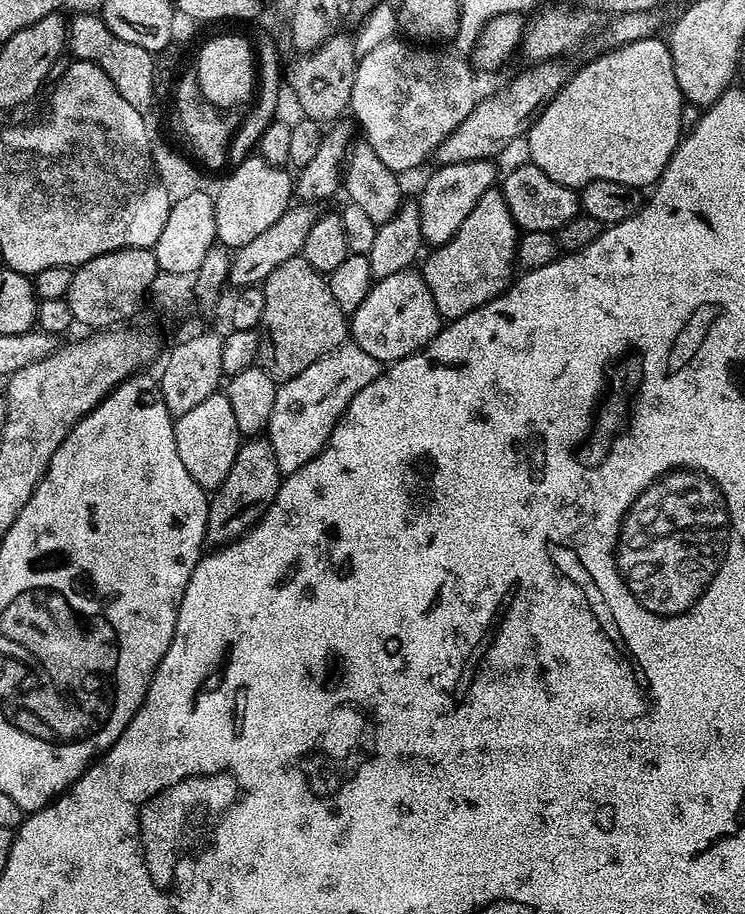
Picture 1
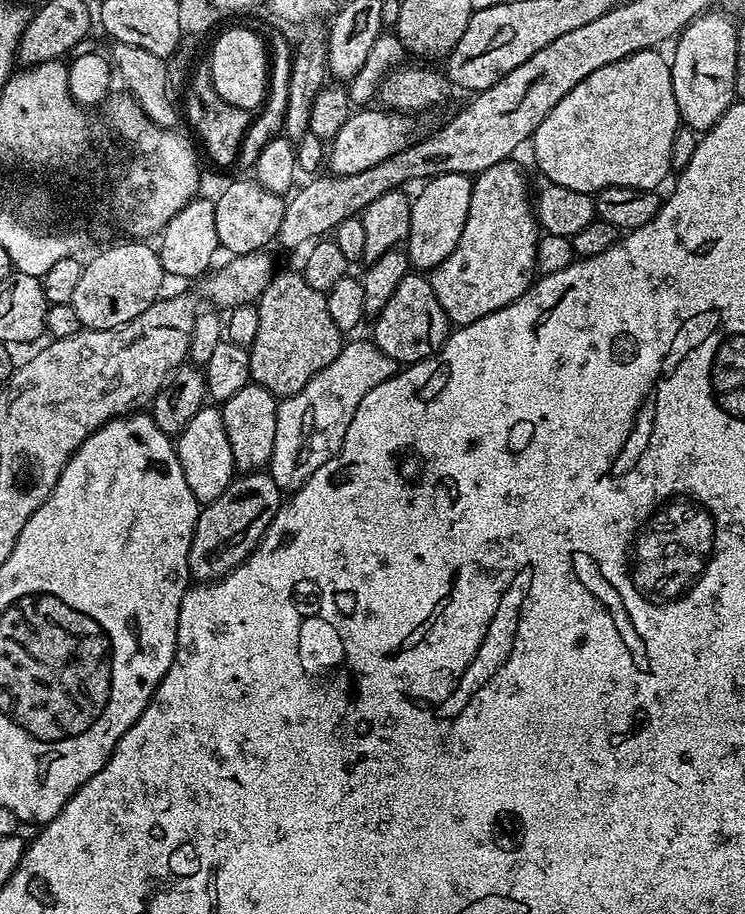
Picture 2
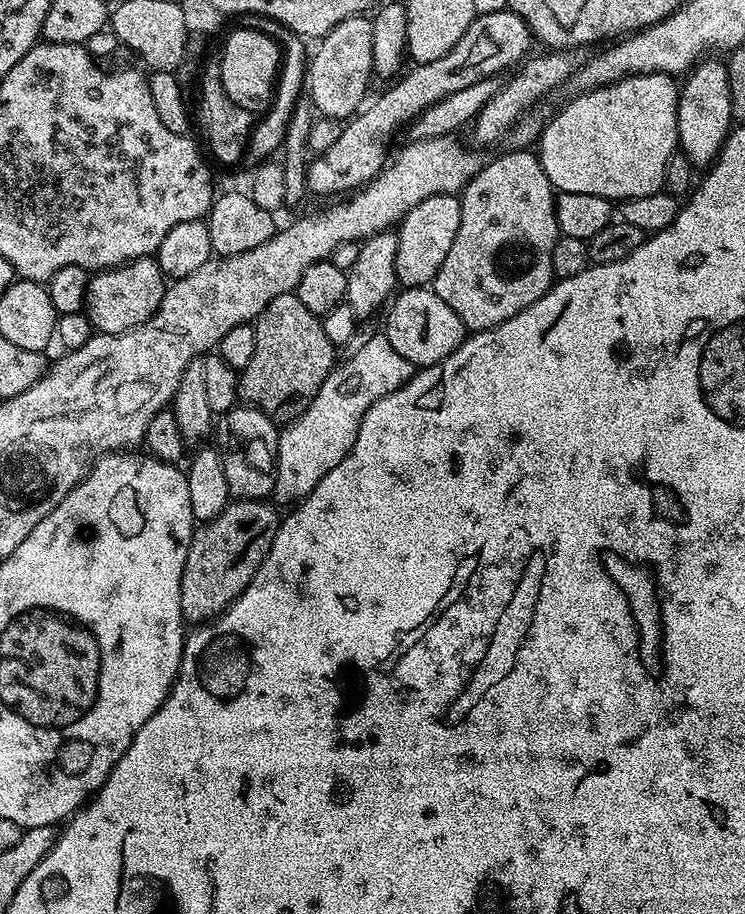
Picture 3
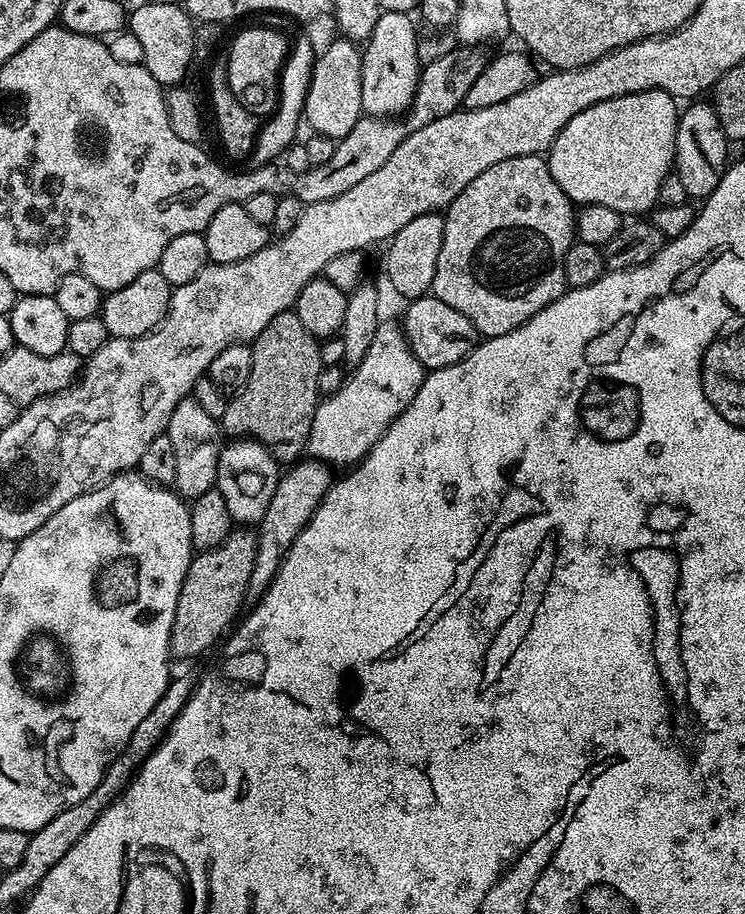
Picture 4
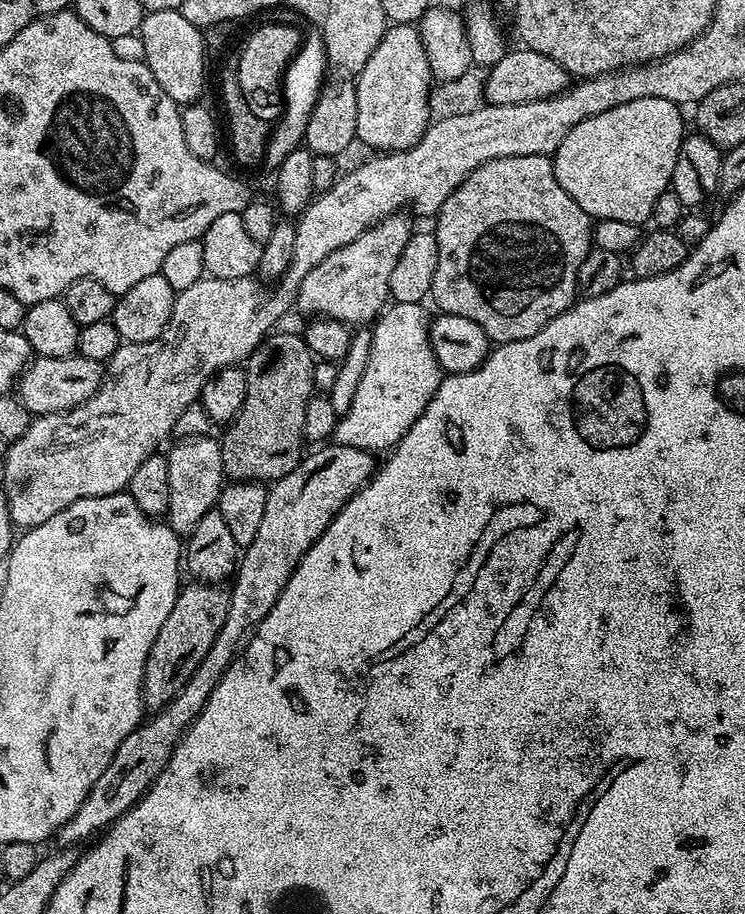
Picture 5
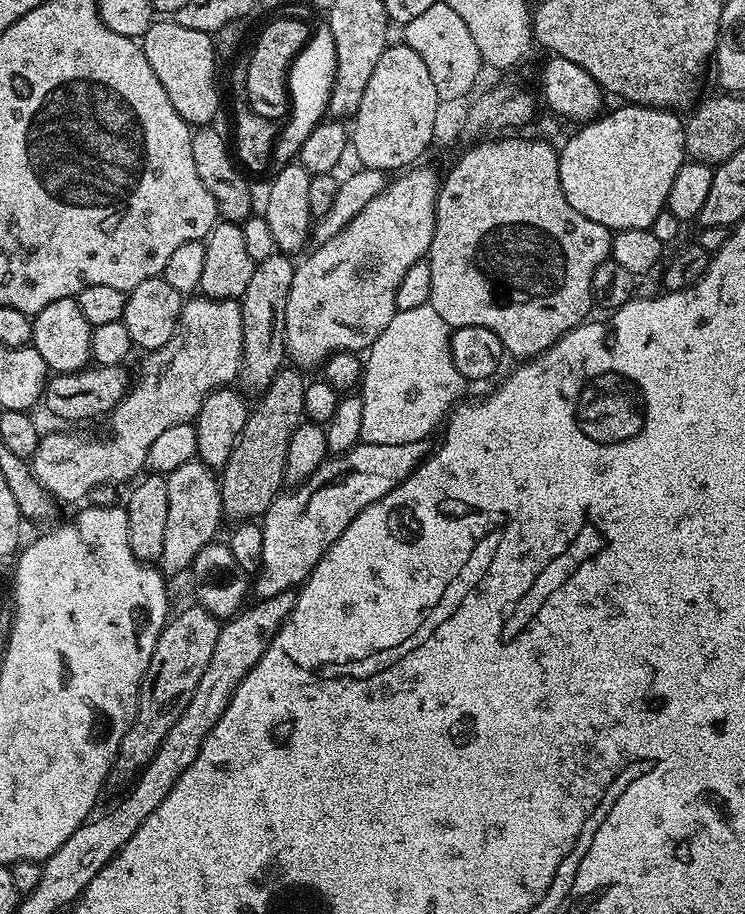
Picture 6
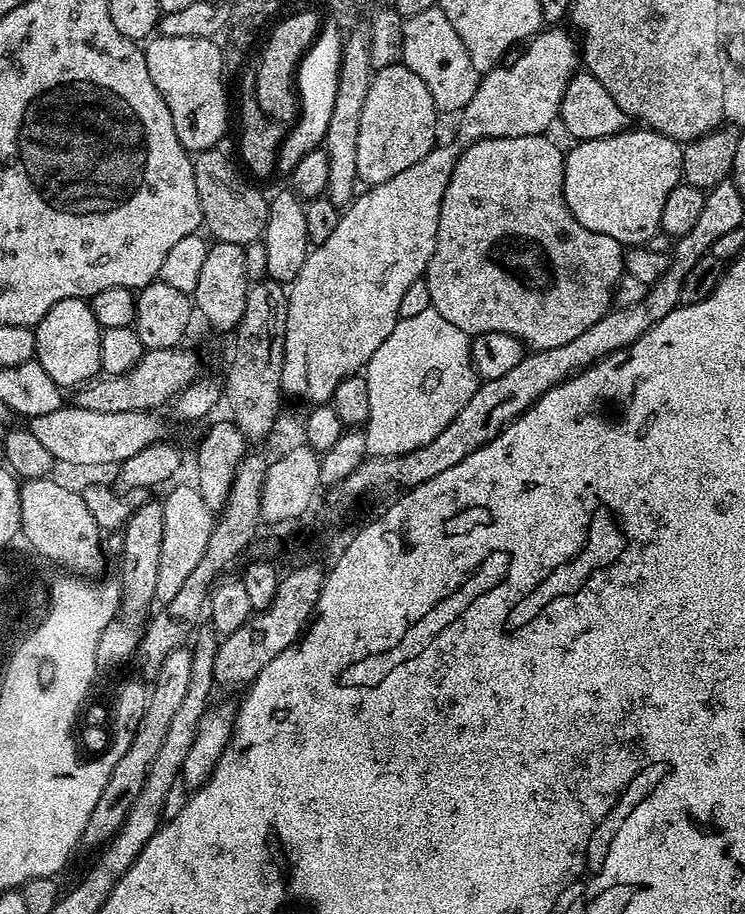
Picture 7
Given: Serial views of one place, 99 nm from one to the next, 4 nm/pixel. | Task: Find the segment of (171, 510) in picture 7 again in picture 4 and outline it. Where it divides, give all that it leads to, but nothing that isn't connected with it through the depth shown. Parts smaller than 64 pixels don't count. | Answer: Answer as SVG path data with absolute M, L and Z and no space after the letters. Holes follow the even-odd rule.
M189 398L174 406L174 414L170 414L166 435L170 438L170 442L174 442L175 491L179 492L185 501L197 500L199 496L209 492L216 483L218 458L222 447L222 429L218 421L210 414L206 414L206 410L202 410L202 406L198 406L194 398Z

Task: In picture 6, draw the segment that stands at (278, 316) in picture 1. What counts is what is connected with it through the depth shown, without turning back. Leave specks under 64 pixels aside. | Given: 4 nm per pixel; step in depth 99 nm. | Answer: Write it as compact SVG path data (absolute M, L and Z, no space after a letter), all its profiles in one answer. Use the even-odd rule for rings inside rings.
M295 366L281 367L270 382L270 386L259 393L257 400L260 401L251 405L246 426L242 426L242 434L218 476L224 515L229 521L232 519L232 522L252 522L263 517L264 511L271 506L274 498L280 495L285 487L284 471L286 470L287 447L295 428L305 419L304 389L306 380L300 376L303 376L301 369Z

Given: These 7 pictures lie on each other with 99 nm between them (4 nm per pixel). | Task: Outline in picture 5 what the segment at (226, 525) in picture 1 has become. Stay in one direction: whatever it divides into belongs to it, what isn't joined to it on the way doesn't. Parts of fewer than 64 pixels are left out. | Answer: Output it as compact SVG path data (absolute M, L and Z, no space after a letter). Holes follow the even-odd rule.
M188 582L183 585L174 602L174 610L166 614L166 622L162 622L162 630L158 630L158 638L154 638L154 646L150 646L150 654L146 658L146 670L144 671L144 707L149 713L155 714L165 708L175 698L182 686L190 682L194 670L206 658L206 650L214 646L214 638L218 630L222 630L222 622L226 622L226 610L228 609L228 592L223 587L212 582Z

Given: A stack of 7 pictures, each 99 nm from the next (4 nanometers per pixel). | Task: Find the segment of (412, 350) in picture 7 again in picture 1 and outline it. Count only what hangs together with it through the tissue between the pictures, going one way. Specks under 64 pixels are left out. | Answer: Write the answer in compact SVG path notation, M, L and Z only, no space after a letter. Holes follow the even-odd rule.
M345 342L330 354L318 358L318 362L306 366L302 374L283 381L277 387L274 410L268 419L266 438L274 446L274 458L278 462L281 473L287 474L306 466L306 462L310 462L323 450L334 430L336 420L344 413L346 406L354 398L354 394L358 394L362 386L370 386L370 382L374 382L374 378L378 378L381 371L381 361L370 358L370 354L366 354L366 350L362 350L357 344Z

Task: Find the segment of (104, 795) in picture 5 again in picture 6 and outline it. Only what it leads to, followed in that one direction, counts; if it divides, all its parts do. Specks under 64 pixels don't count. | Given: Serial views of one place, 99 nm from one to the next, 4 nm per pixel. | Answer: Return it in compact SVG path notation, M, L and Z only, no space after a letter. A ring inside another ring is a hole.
M428 440L402 442L398 446L361 442L348 452L329 455L305 480L281 491L262 517L262 556L260 570L250 584L251 595L256 600L265 600L303 584L314 566L318 566L322 554L330 550L335 540L342 538L342 530L346 530L366 506L406 482L429 455Z

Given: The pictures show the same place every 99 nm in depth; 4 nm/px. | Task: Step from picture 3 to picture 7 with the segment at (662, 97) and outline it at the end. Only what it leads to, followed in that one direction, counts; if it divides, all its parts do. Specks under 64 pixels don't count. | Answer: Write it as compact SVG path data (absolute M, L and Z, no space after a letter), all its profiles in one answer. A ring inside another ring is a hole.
M632 126L623 132L573 143L564 157L564 193L570 214L598 234L610 234L625 246L644 246L650 238L660 232L662 206L666 206L666 194L682 182L684 150L679 140L672 140L666 134L653 132L647 126Z

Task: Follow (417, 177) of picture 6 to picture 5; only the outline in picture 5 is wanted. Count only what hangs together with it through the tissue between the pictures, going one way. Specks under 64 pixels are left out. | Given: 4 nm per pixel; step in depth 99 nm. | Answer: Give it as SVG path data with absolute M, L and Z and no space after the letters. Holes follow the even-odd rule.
M397 214L380 220L354 238L354 242L322 258L322 262L302 278L295 307L309 312L307 315L312 318L340 320L349 326L371 325L389 303L390 274L414 231L414 225L406 217Z

